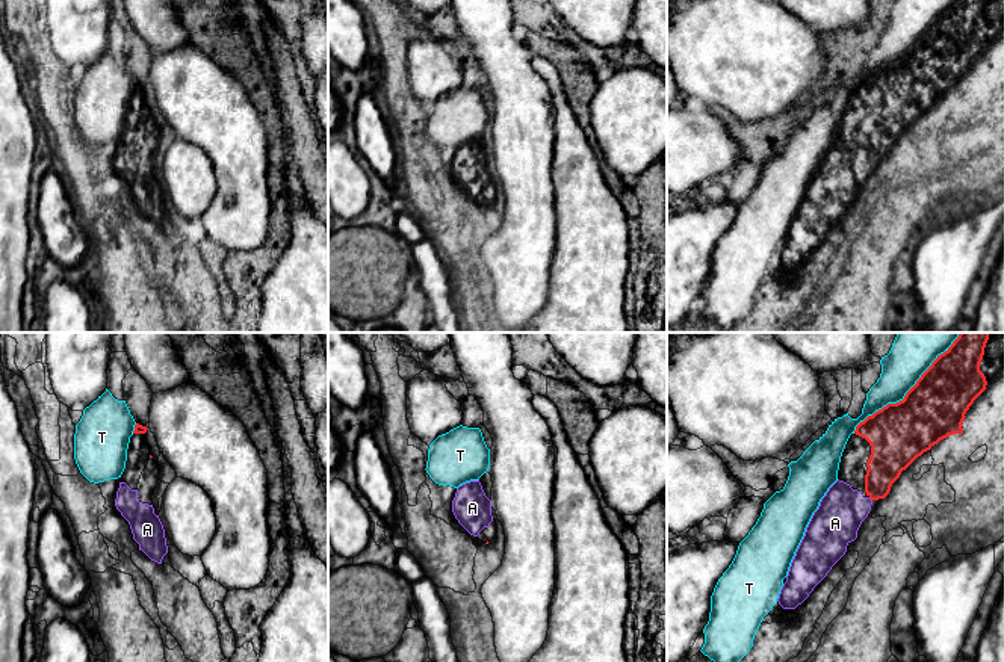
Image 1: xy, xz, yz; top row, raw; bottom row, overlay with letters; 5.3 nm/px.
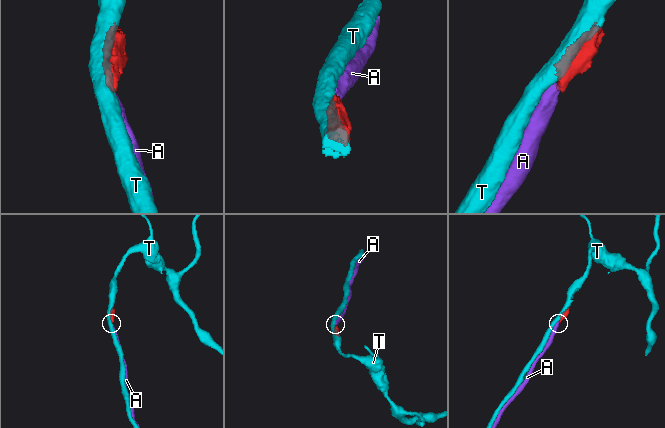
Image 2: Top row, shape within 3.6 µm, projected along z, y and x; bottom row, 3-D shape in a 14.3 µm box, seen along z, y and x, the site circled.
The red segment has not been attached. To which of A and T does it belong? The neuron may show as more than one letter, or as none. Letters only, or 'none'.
A

